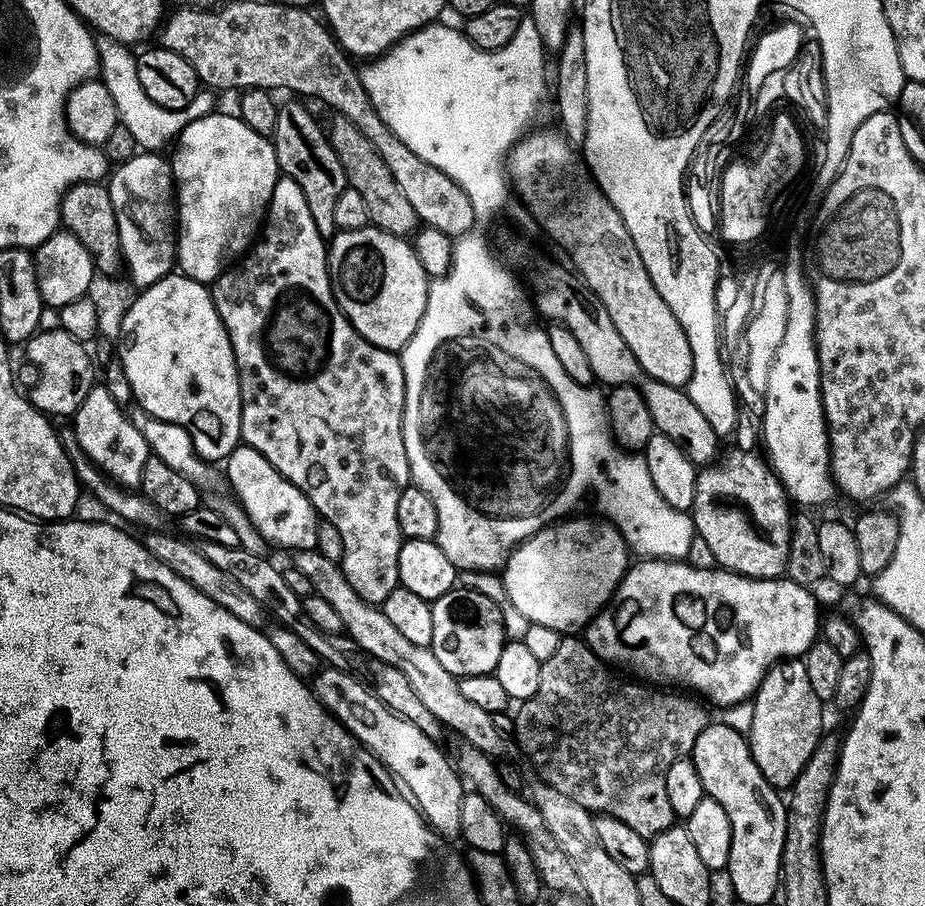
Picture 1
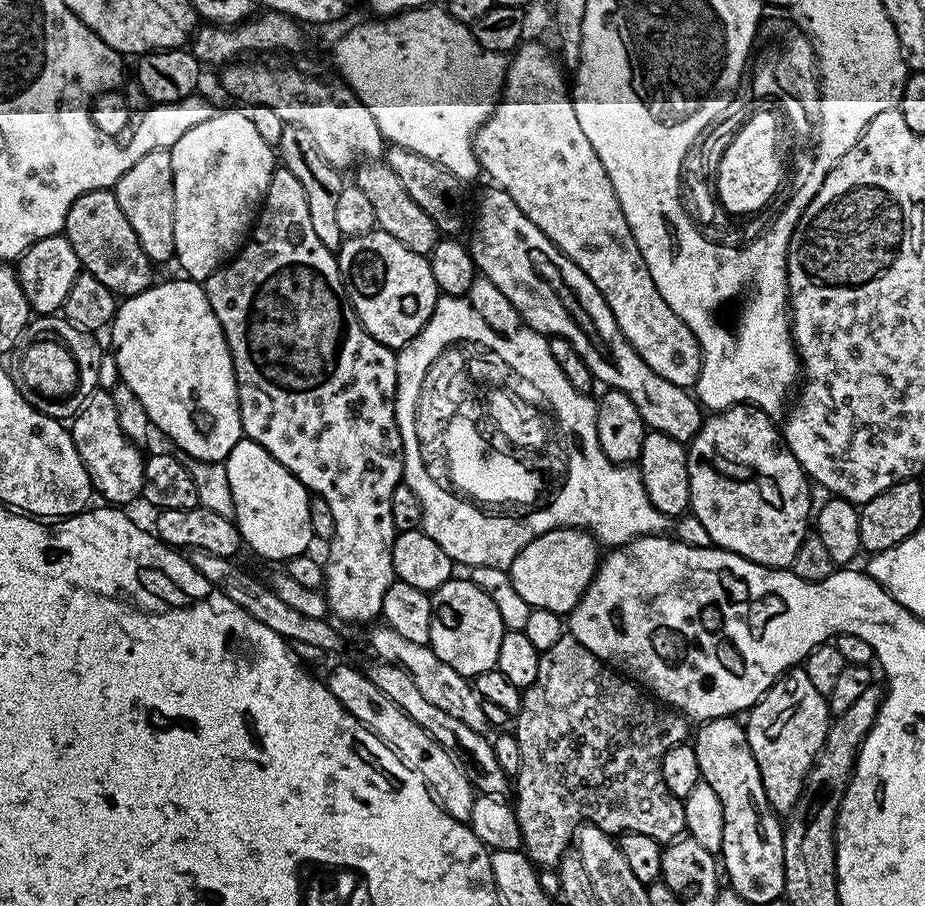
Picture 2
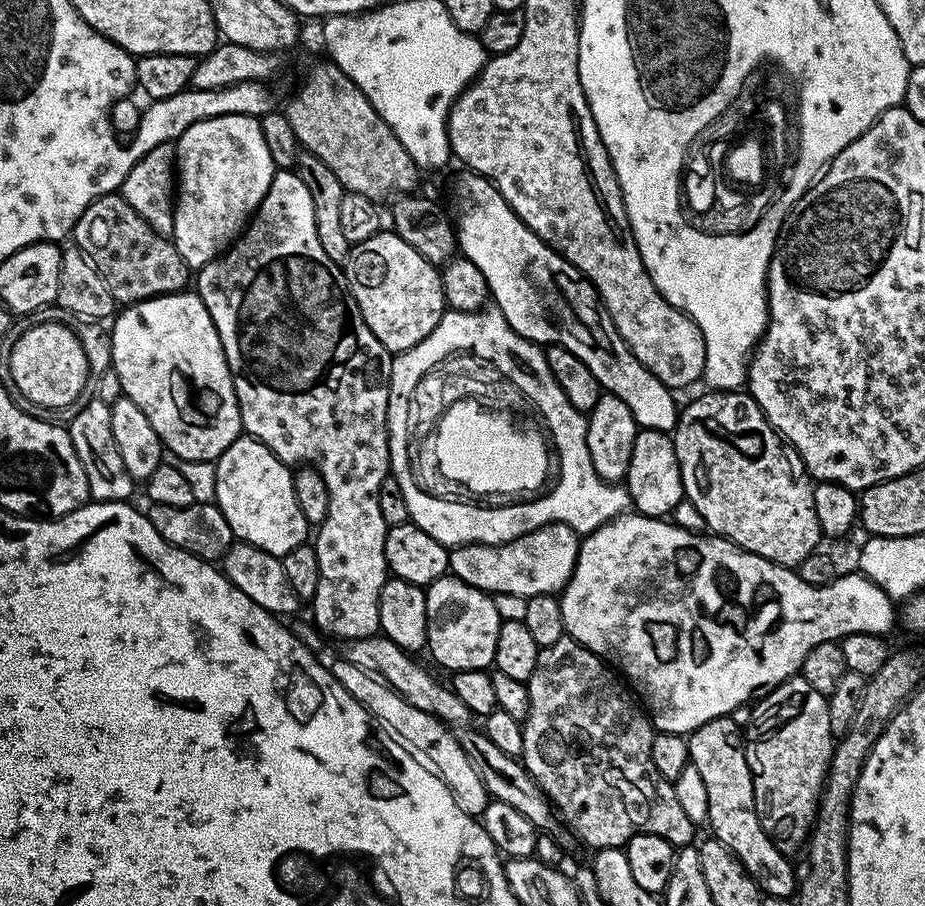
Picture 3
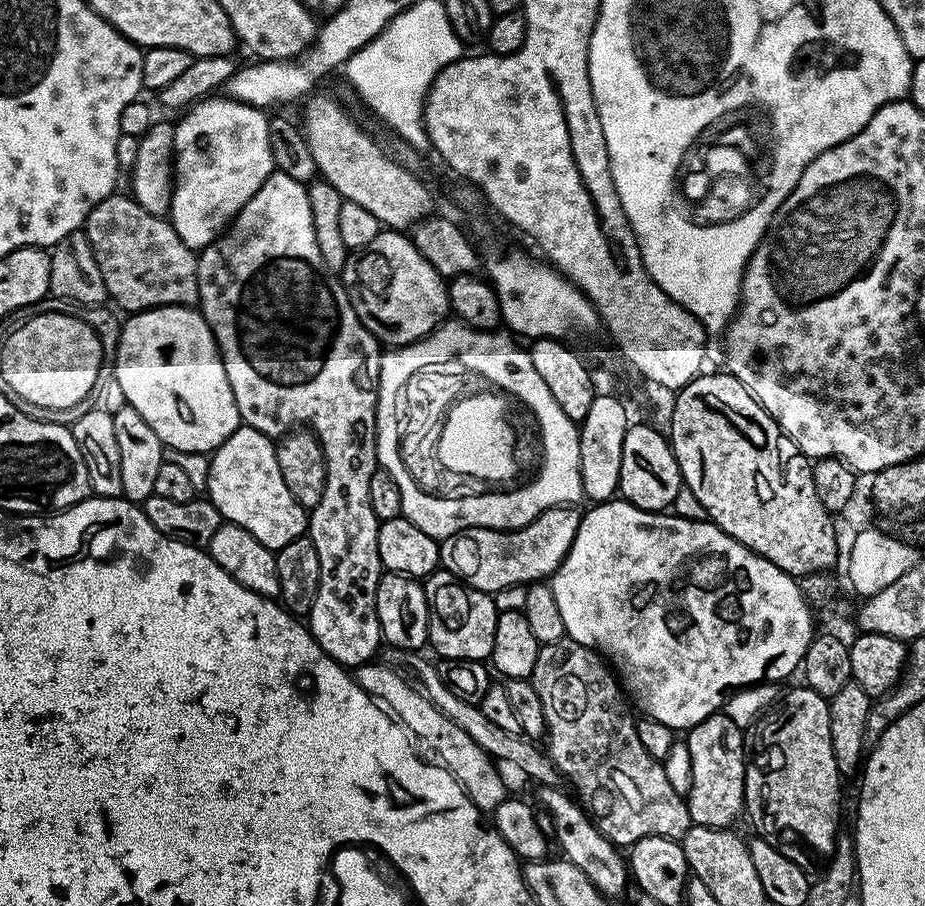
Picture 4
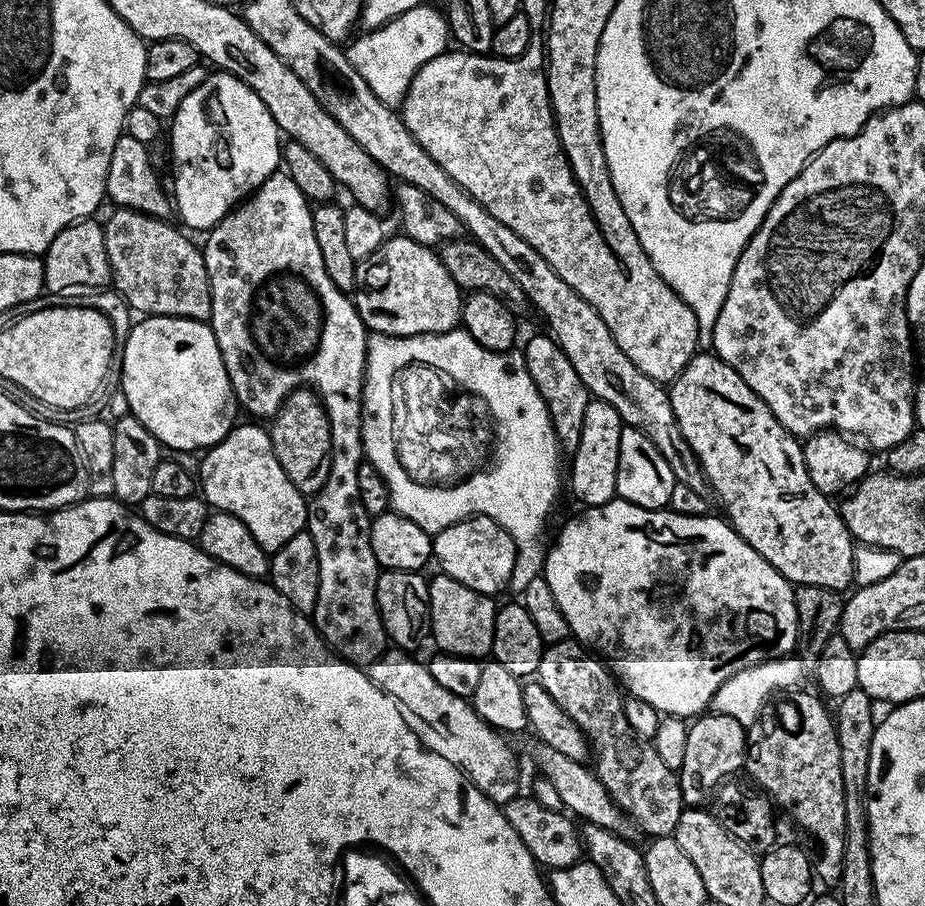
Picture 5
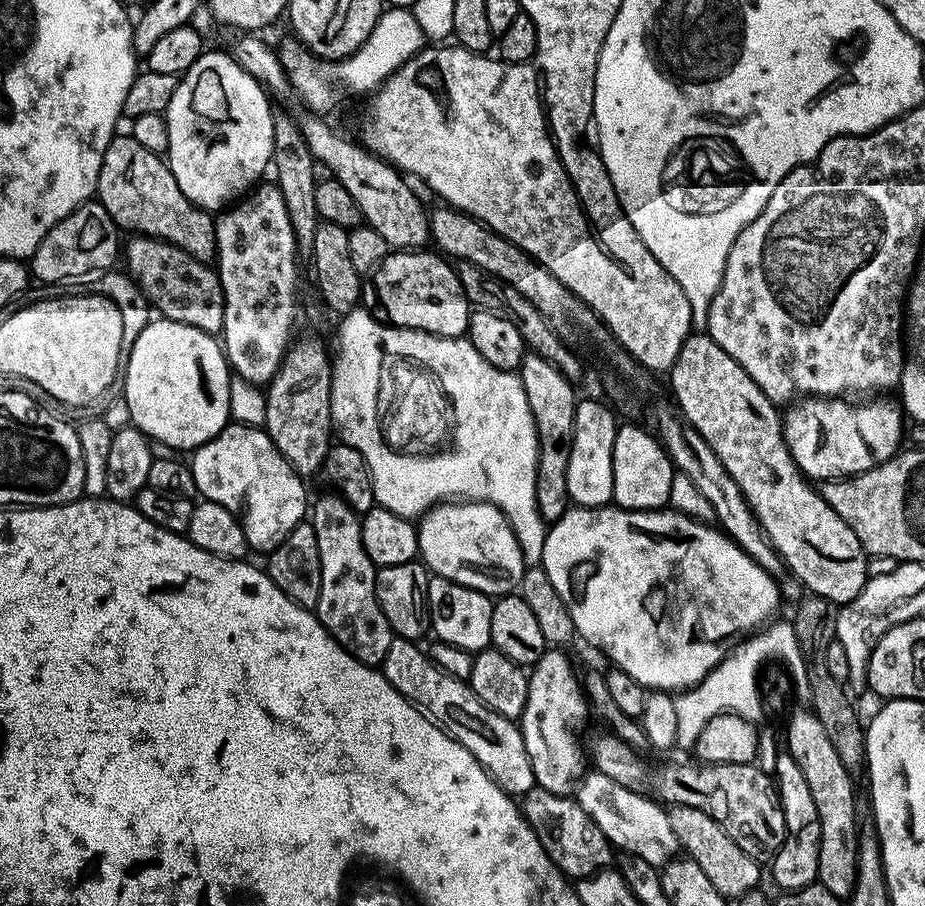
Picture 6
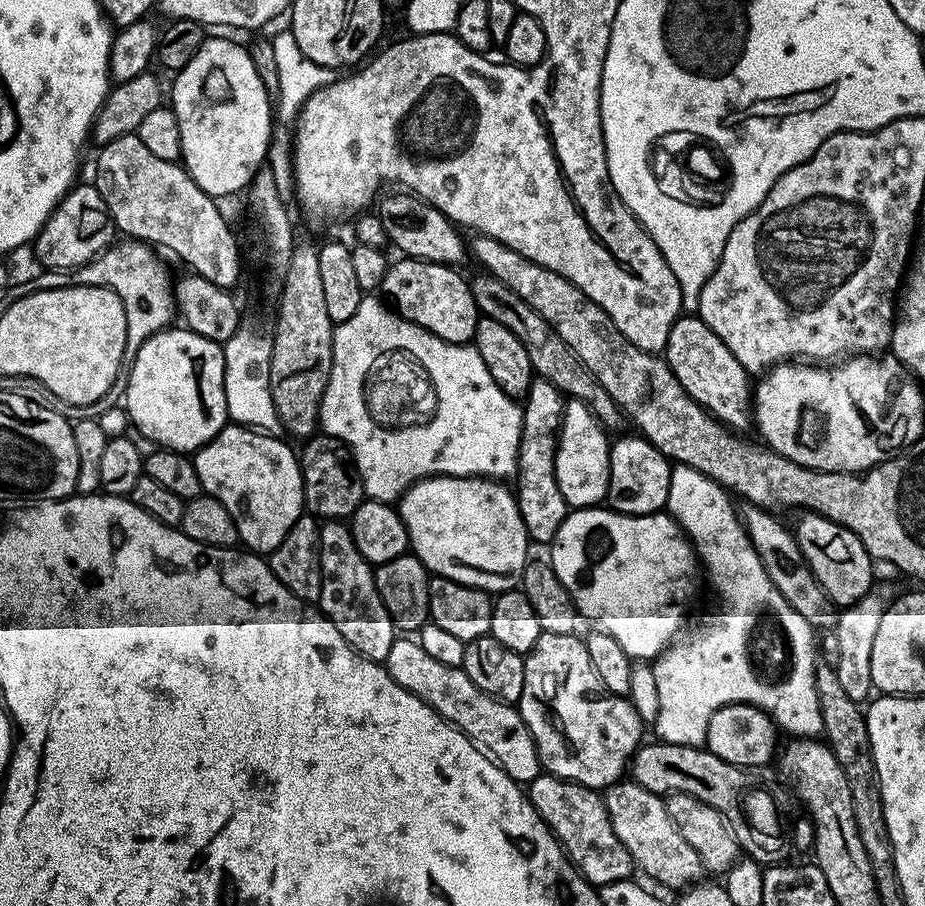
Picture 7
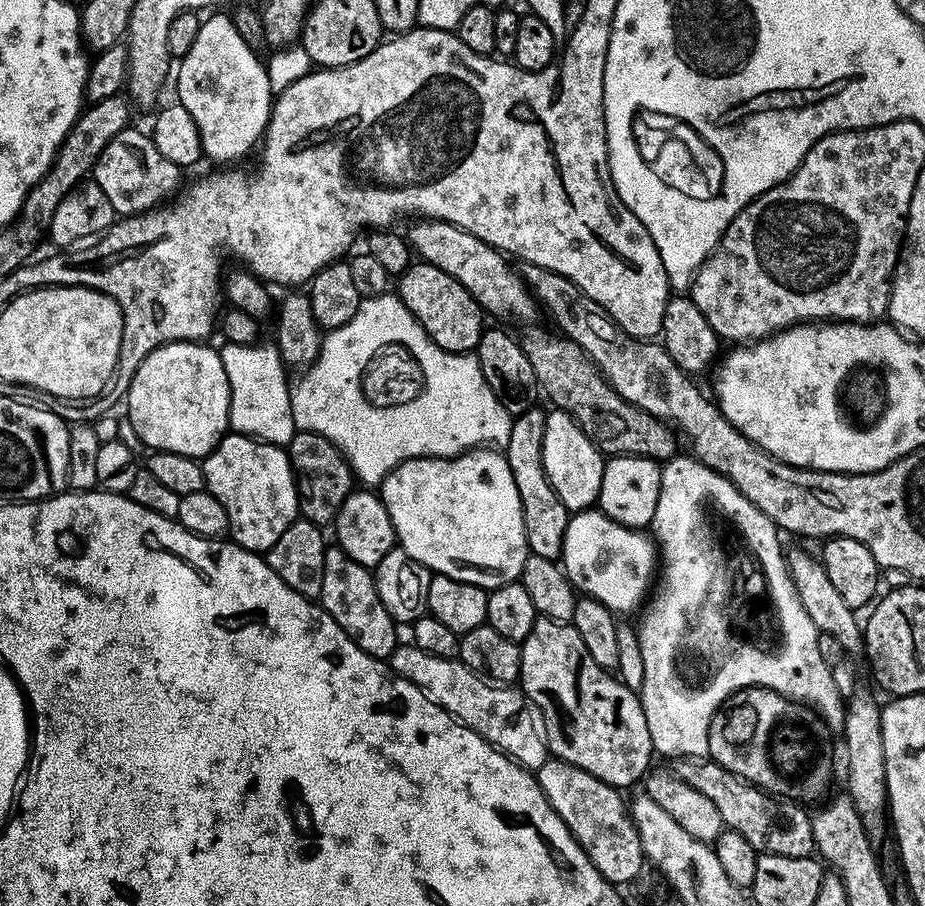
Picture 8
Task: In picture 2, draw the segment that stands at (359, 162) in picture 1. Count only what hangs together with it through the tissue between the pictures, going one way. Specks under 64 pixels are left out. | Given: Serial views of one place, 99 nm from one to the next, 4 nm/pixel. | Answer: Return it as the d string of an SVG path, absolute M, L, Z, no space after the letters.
M365 159L356 165L354 175L354 183L358 190L366 193L373 206L377 229L398 238L398 242L414 250L414 254L427 256L436 241L441 239L442 233L434 226L434 218L430 218L430 214L426 214L422 206L418 206L418 202L410 198L410 194L406 194L398 174L394 174L394 170L390 170L390 166L383 159Z

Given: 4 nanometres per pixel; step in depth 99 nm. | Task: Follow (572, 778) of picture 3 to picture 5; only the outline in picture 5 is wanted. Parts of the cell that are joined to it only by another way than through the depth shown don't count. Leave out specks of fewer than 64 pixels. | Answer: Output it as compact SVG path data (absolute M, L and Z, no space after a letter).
M569 638L545 647L538 679L546 694L550 694L550 698L554 698L554 702L558 702L562 710L566 710L568 717L587 736L594 760L596 756L596 764L594 763L596 777L600 779L602 786L606 786L606 790L612 793L612 801L618 805L620 811L635 821L639 831L641 828L642 831L649 832L649 837L673 835L678 826L678 818L686 807L680 789L680 777L670 766L666 766L666 762L662 762L662 758L658 758L655 746L638 734L634 734L634 730L630 730L630 722L626 722L624 709L625 697L620 696L621 685L606 667L605 661L593 655L585 645Z

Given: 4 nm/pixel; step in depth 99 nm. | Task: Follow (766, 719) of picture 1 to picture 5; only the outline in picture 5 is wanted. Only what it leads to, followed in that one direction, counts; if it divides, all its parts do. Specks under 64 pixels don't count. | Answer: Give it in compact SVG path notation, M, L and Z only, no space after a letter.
M800 690L795 696L800 725L793 732L780 724L766 725L760 737L753 744L751 741L744 768L753 776L755 787L771 794L779 807L781 804L810 835L816 836L820 843L819 883L821 880L836 886L842 874L846 806L842 798L842 766L838 758L834 716L829 709L828 712L824 709L825 701L819 695L811 696L808 690Z

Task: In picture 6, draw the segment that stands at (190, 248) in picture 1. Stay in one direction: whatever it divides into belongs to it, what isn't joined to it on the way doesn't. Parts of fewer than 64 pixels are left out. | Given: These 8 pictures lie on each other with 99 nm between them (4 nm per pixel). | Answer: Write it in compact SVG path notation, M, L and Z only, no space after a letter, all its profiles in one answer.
M205 50L198 58L198 62L194 62L194 66L190 66L190 70L179 77L174 90L174 98L170 98L170 106L166 113L168 133L170 134L166 159L168 169L174 174L174 182L178 182L178 187L181 188L182 194L186 194L186 198L190 198L192 204L196 204L199 208L205 210L213 210L212 208L216 208L215 210L223 209L229 202L243 197L261 179L259 176L264 171L269 171L272 163L272 147L274 146L274 122L272 121L274 108L268 105L268 100L270 101L269 93L265 91L253 76L246 74L246 70L242 70L242 66L238 66L236 59L227 51L212 52L212 50Z

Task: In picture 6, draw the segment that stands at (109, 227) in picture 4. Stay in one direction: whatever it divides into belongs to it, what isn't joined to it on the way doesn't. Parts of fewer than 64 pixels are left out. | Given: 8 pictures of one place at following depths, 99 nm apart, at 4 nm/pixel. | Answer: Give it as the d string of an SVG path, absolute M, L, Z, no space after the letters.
M133 235L132 240L123 245L122 264L129 276L140 285L145 298L153 309L156 308L165 320L182 322L186 326L194 326L198 330L209 334L220 334L224 330L224 295L222 294L222 282L220 273L216 271L211 263L194 258L186 254L178 246L174 246L165 240L156 240L153 236Z

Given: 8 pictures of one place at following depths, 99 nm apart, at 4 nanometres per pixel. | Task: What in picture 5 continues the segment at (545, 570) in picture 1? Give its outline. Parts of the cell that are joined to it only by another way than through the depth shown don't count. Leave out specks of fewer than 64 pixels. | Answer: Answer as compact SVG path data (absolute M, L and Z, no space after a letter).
M471 516L468 520L452 524L446 530L435 533L432 554L435 563L440 563L439 571L443 575L470 586L470 590L496 594L516 568L518 547L512 535L499 528L490 518Z

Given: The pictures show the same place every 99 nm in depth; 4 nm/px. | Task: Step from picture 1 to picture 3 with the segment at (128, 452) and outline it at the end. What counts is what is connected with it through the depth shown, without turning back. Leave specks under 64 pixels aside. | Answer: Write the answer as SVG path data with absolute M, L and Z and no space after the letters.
M97 398L91 400L85 408L77 407L76 417L66 424L68 436L78 454L78 462L82 462L82 470L86 470L89 497L96 502L131 501L134 481L126 472L125 463L122 462L118 446L115 444L114 430L111 429L112 405Z

